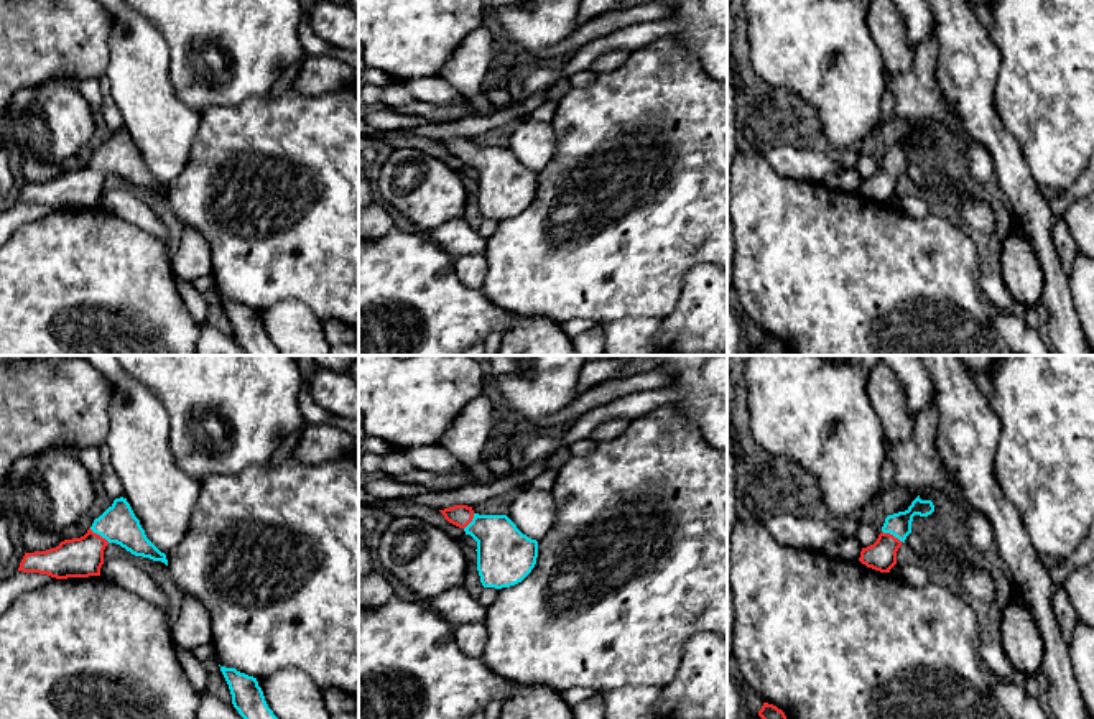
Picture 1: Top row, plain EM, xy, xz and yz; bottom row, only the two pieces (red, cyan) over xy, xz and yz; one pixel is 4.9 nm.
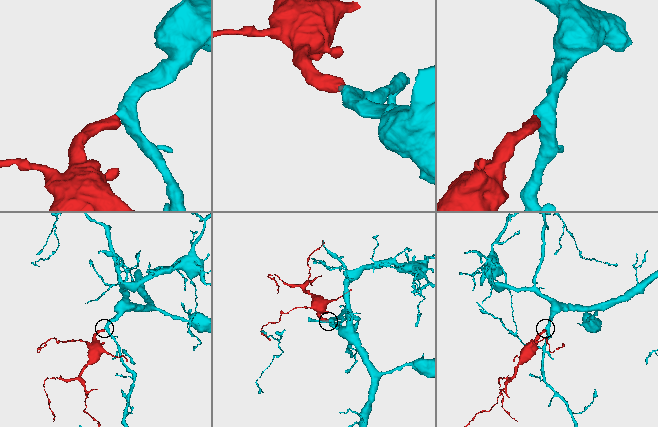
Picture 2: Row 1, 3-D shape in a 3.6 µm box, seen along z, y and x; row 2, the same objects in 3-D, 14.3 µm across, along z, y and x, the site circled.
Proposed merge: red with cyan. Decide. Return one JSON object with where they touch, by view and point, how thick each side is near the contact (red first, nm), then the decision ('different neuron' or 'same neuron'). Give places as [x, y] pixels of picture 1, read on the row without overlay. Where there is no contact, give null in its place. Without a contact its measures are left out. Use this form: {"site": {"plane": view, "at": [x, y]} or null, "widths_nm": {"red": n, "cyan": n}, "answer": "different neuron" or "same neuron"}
{"site": {"plane": "yz", "at": [892, 166]}, "widths_nm": {"red": 140, "cyan": 120}, "answer": "same neuron"}

